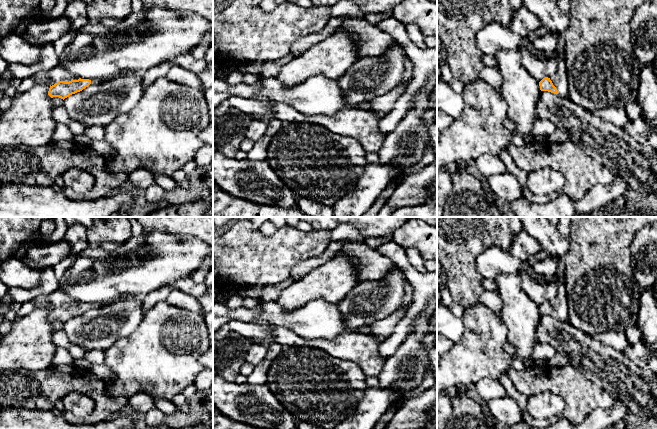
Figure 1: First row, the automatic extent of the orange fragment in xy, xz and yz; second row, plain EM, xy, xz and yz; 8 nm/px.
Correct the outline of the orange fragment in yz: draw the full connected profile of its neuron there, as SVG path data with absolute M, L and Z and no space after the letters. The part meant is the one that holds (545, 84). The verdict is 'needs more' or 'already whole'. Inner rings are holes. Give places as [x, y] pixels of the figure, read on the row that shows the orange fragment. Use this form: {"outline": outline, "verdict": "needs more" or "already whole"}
{"outline": "M562 53L557 55L558 65L556 73L548 78L545 77L539 82L541 91L548 91L558 94L561 97L568 96L568 77L566 72L565 58Z", "verdict": "needs more"}

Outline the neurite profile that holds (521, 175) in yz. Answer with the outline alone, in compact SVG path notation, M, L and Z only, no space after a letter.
M503 149L498 157L502 160L502 162L505 164L508 172L512 173L520 182L521 186L524 187L527 183L528 178L528 172L518 168L511 157L511 155L508 153L507 149Z

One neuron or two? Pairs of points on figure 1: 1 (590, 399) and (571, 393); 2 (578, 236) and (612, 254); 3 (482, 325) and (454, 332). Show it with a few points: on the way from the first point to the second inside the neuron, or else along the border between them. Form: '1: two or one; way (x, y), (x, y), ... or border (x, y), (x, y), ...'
1: one; way (585, 397), (576, 393)
2: one; way (586, 236), (591, 236), (604, 249)
3: two; border (461, 318), (463, 324), (462, 337), (453, 344)

